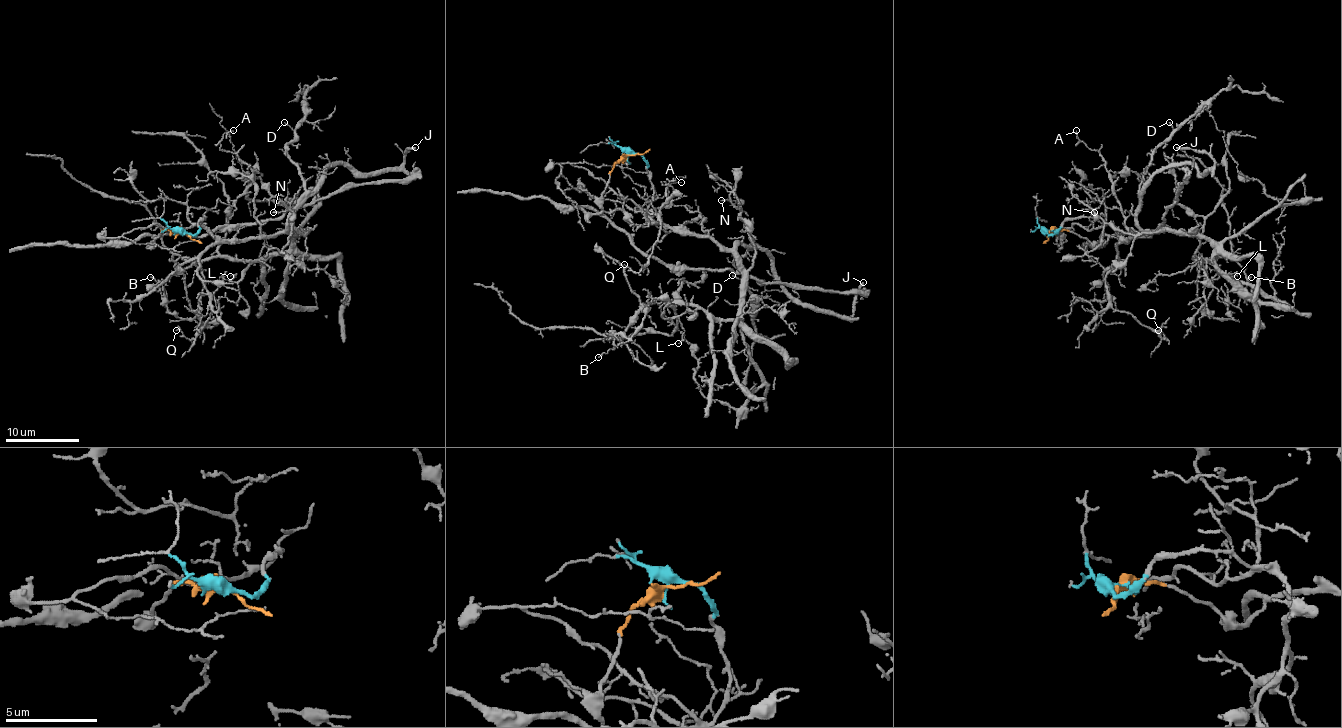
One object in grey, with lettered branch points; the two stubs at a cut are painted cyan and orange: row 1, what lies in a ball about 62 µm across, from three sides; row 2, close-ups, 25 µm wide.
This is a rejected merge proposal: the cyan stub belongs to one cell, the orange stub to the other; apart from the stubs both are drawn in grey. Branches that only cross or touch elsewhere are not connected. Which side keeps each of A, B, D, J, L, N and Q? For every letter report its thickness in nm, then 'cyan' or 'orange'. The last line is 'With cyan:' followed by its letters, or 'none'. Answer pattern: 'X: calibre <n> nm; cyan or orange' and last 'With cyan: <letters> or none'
A: calibre 80 nm; cyan
B: calibre 100 nm; cyan
D: calibre 100 nm; cyan
J: calibre 260 nm; cyan
L: calibre 130 nm; cyan
N: calibre 120 nm; cyan
Q: calibre 130 nm; cyan
With cyan: A, B, D, J, L, N, Q

